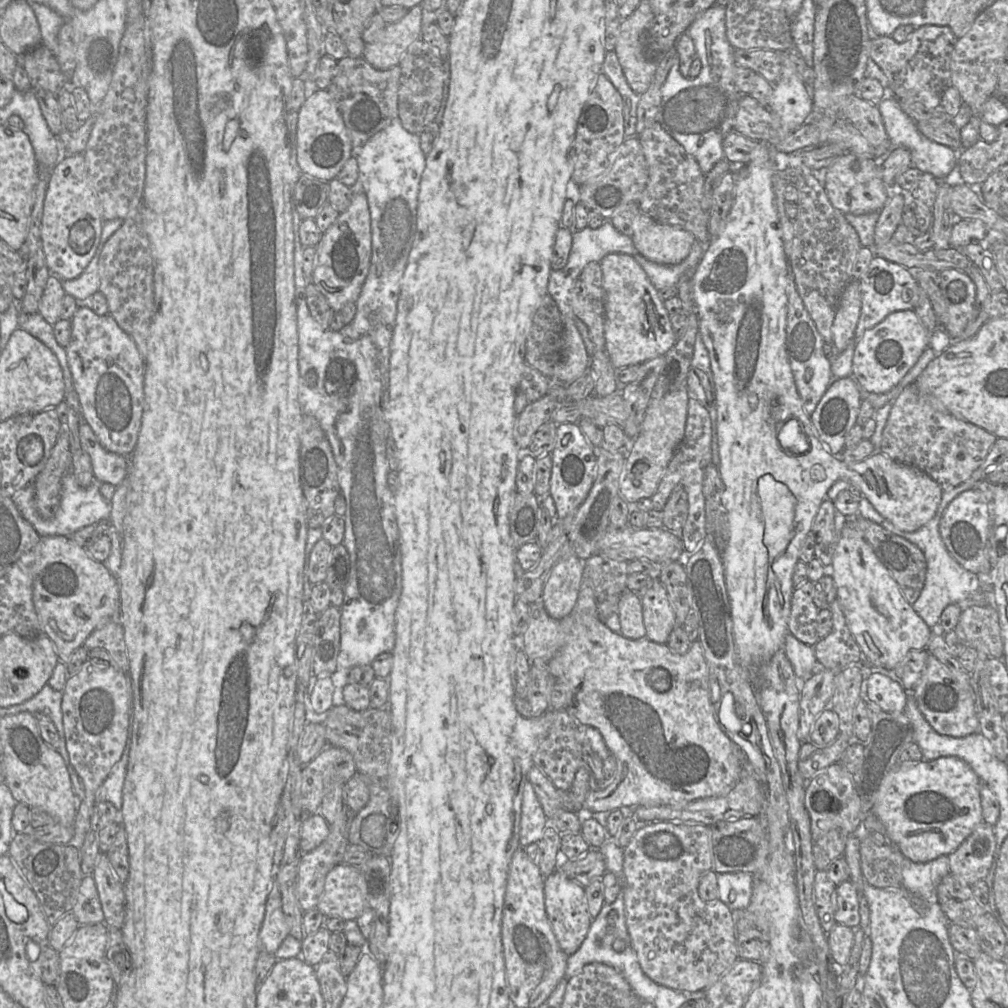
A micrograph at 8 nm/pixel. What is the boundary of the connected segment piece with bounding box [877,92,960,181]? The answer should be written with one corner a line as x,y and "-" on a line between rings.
888,94
877,105
883,119
886,133
892,147
904,147
910,151
912,166
922,172
932,174
937,180
944,180
956,167
958,153
949,146
928,139
917,128
916,121
900,107
897,98

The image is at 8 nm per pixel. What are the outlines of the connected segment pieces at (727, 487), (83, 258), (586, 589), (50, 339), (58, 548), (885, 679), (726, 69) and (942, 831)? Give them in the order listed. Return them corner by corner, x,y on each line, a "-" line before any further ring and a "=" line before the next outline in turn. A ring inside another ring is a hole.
767,143
760,144
751,154
751,160
743,164
740,169
737,170
735,176
734,199
730,212
724,221
724,225
720,233
715,239
711,239
711,241
707,244
700,262
693,272
692,279
694,301
697,306
699,320
699,334
701,335
709,355
710,367
715,384
717,437
720,458
719,475
722,481
721,503
725,510
728,523
728,542
725,550
720,556
724,567
724,577
730,603
732,633
736,653
744,666
760,664
761,662
771,658
779,649
784,648
785,636
789,633
788,625
791,613
791,599
794,592
792,582
794,567
799,561
801,545
811,531
811,527
819,507
822,501
826,498
828,490
834,483
843,480
847,483
858,486
862,495
869,500
869,502
883,518
889,520
898,529
906,532
918,530
934,517
941,502
943,493
941,486
924,471
909,464
896,462
880,451
876,451
869,458
862,462
850,463
838,459
829,452
829,448
826,444
822,445
822,442
819,439
810,417
804,412
802,401
794,382
786,350
788,258
784,249
775,194
772,186
772,176
775,170
777,170
776,166
774,165
772,155
774,151
775,150
773,147
-
785,426
790,427
788,433
794,431
795,428
799,430
799,436
795,434
797,440
791,441
791,444
788,446
781,445
778,440
778,433
=
62,154
49,176
43,202
40,240
49,271
59,279
79,276
95,254
103,221
84,154
=
583,574
583,581
582,581
582,584
580,587
580,592
578,595
577,602
576,602
573,610
567,616
565,616
561,619
554,619
554,618
550,617
548,615
548,613
546,612
546,610
542,604
541,599
532,603
529,607
530,607
530,610
529,610
528,626
527,626
526,631
524,632
523,636
522,636
523,650
525,651
526,655
528,656
528,658
530,660
535,660
535,659
543,660
547,664
551,675
553,677
555,677
558,682
561,682
570,690
572,697
571,697
571,702
570,702
570,705
568,707
568,710
570,711
570,713
574,716
574,718
577,720
577,722
581,726
592,726
600,732
600,734
602,735
602,737
605,741
605,744
607,745
608,749
610,750
610,754
612,754
617,761
617,769
616,769
616,774
615,774
614,780
608,785
606,784
606,782
604,782
603,785
601,785
601,787
598,790
590,790
588,792
586,798
584,799
584,803
583,803
583,808
585,809
585,812
591,812
592,815
607,815
611,811
614,811
617,809
620,809
621,811
626,812
626,811
629,811
628,809
633,809
636,806
684,806
684,805
688,804
689,802
692,802
692,801
697,800
697,799
725,795
735,787
735,785
738,783
738,781
742,777
742,772
744,770
744,759
745,759
746,755
742,751
742,749
737,744
735,744
725,734
725,732
723,731
723,729
721,728
719,722
717,721
717,719
715,717
714,708
711,704
711,699
710,699
708,667
707,667
707,663
706,663
706,660
704,657
703,648
702,648
701,643
699,641
693,642
690,646
690,649
685,654
677,654
677,653
674,653
666,644
655,643
655,642
651,641
648,637
643,637
641,639
632,640
632,639
628,639
628,638
624,637
621,633
613,632
612,630
610,630
607,627
605,622
600,619
599,614
598,614
598,601
595,597
595,594
594,594
594,591
592,590
592,588
589,586
589,584
585,583
584,574
=
20,311
18,324
31,335
43,342
57,357
62,371
70,371
66,347
61,346
55,339
53,325
49,324
40,314
26,314
=
68,536
41,537
39,543
33,548
33,553
35,575
32,599
40,628
42,634
52,641
58,661
67,664
72,654
84,645
85,640
94,630
109,621
120,620
119,581
103,562
94,560
86,548
78,545
=
874,672
866,680
867,702
887,712
904,712
907,692
903,685
890,677
=
714,4
709,7
692,22
687,33
701,60
701,72
696,78
684,77
676,54
667,79
661,86
661,104
655,121
696,159
706,175
716,162
724,158
722,143
733,130
739,101
744,94
735,84
736,49
726,35
726,6
=
955,756
922,760
915,765
899,764
884,778
871,813
883,823
888,840
904,857
916,863
925,863
954,852
983,822
980,785
981,780
973,769

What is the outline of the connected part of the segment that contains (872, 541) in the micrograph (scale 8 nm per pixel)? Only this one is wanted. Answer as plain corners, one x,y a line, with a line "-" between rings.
859,514
846,518
846,523
852,524
856,530
859,530
861,536
891,573
907,602
913,605
920,596
926,578
927,563
923,552
905,538
889,532
881,525
865,519

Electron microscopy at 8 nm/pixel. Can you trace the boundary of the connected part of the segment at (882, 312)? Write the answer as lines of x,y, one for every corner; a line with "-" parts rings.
874,256
866,272
859,279
861,292
861,312
857,323
854,340
858,341
864,333
883,321
889,314
913,310
920,297
921,287
906,267

